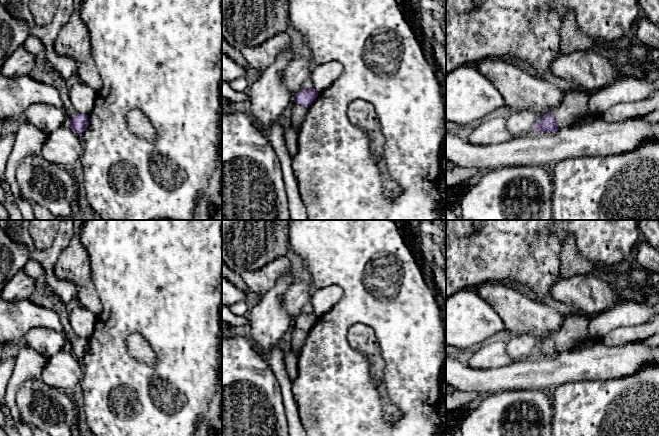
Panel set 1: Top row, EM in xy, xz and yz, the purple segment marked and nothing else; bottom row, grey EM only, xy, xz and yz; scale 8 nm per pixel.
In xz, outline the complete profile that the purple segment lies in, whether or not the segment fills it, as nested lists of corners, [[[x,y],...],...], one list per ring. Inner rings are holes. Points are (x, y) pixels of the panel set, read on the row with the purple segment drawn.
[[[313,88],[301,89],[300,92],[293,98],[293,102],[288,110],[290,124],[298,131],[301,124],[304,122],[308,107],[317,98],[318,92]]]

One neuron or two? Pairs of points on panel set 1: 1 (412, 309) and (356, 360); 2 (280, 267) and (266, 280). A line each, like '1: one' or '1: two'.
1: one
2: one

